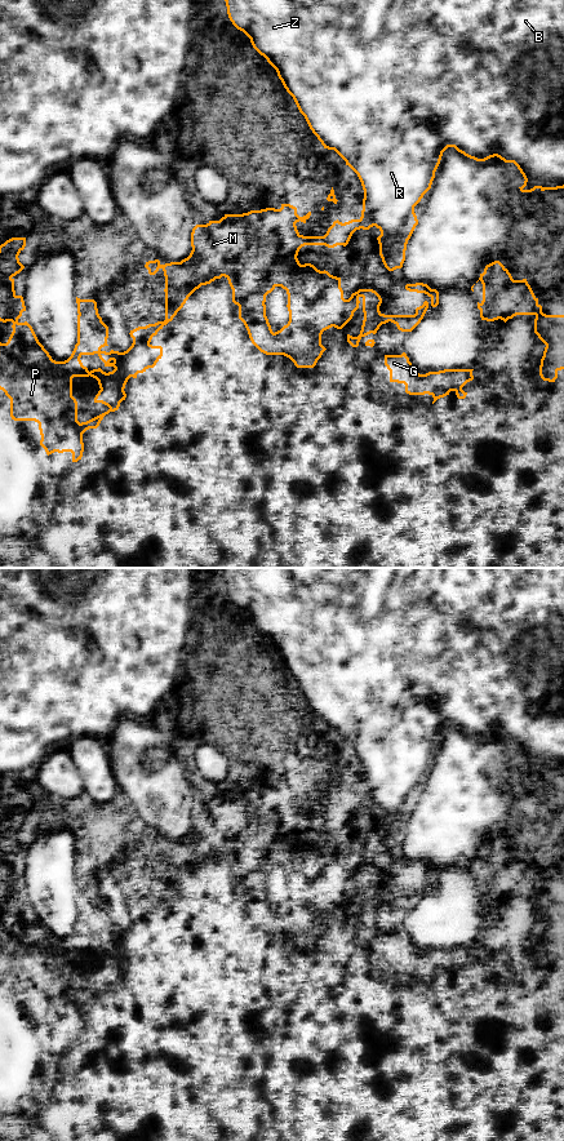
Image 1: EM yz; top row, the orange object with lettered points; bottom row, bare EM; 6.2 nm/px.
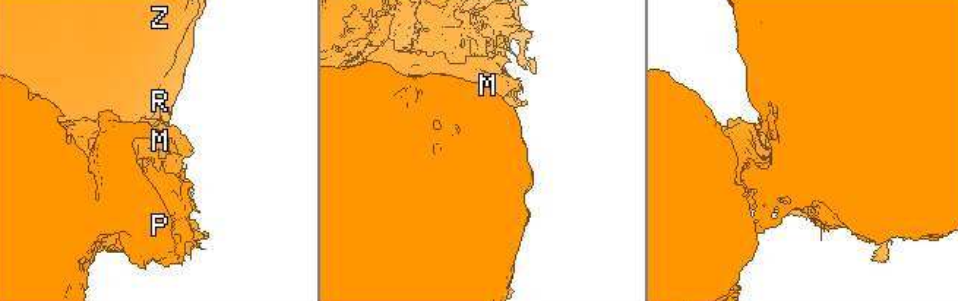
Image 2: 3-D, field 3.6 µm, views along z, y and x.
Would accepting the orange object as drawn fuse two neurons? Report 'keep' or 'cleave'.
cleave

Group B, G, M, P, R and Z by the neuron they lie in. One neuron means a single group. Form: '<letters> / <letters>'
B G M R Z / P

